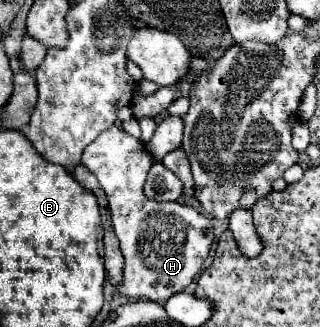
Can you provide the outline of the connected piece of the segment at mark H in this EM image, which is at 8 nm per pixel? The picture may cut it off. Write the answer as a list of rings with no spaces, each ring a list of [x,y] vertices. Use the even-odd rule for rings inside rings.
[[[119,128],[105,130],[83,150],[81,162],[97,176],[107,194],[111,224],[121,242],[125,258],[123,280],[113,286],[113,294],[129,296],[135,300],[165,302],[177,292],[183,292],[201,272],[203,262],[213,244],[213,224],[195,208],[179,202],[147,200],[143,182],[153,166],[151,154],[141,140],[135,140]]]

